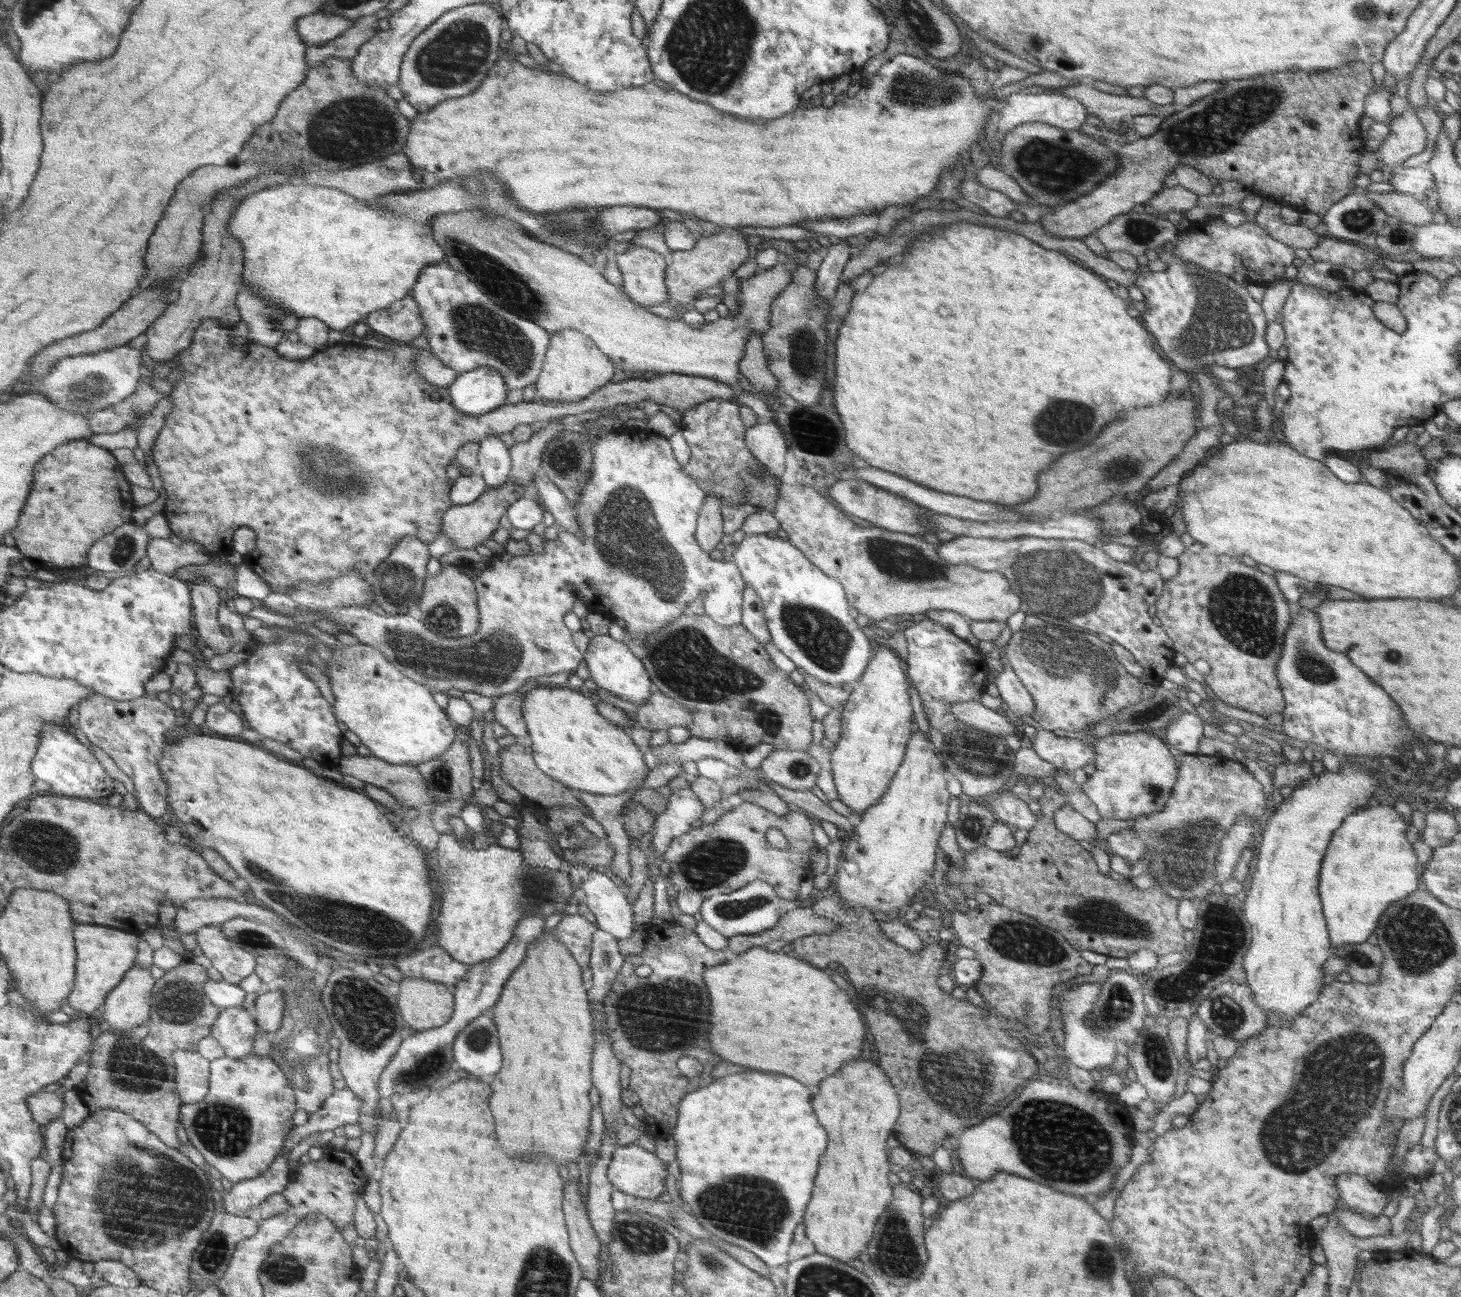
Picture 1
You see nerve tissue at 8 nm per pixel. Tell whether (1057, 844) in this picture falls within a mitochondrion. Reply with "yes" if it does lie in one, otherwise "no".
no

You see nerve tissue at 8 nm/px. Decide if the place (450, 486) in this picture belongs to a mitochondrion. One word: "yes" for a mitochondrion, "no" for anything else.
no

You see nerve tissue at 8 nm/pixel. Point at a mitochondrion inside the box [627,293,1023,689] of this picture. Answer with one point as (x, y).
(826, 642)

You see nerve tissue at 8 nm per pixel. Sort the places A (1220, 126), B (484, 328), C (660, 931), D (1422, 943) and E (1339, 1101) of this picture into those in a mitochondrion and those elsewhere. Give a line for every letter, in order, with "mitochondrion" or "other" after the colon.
A: mitochondrion
B: mitochondrion
C: other
D: mitochondrion
E: mitochondrion

